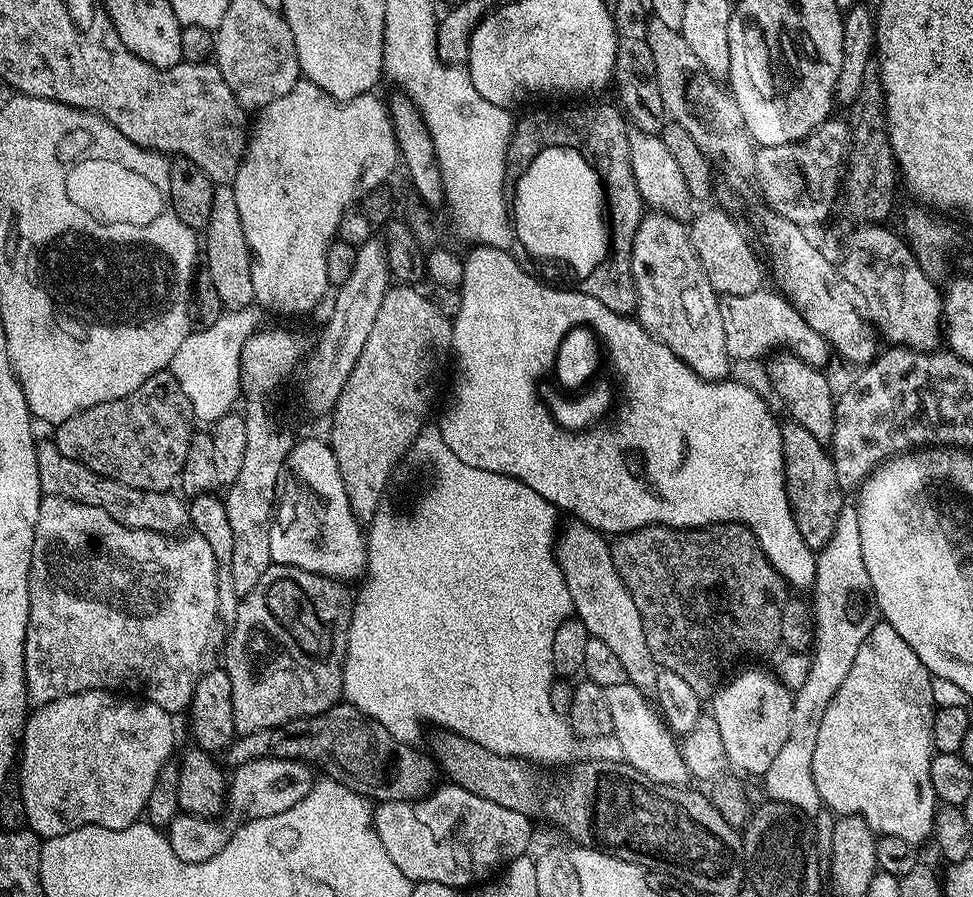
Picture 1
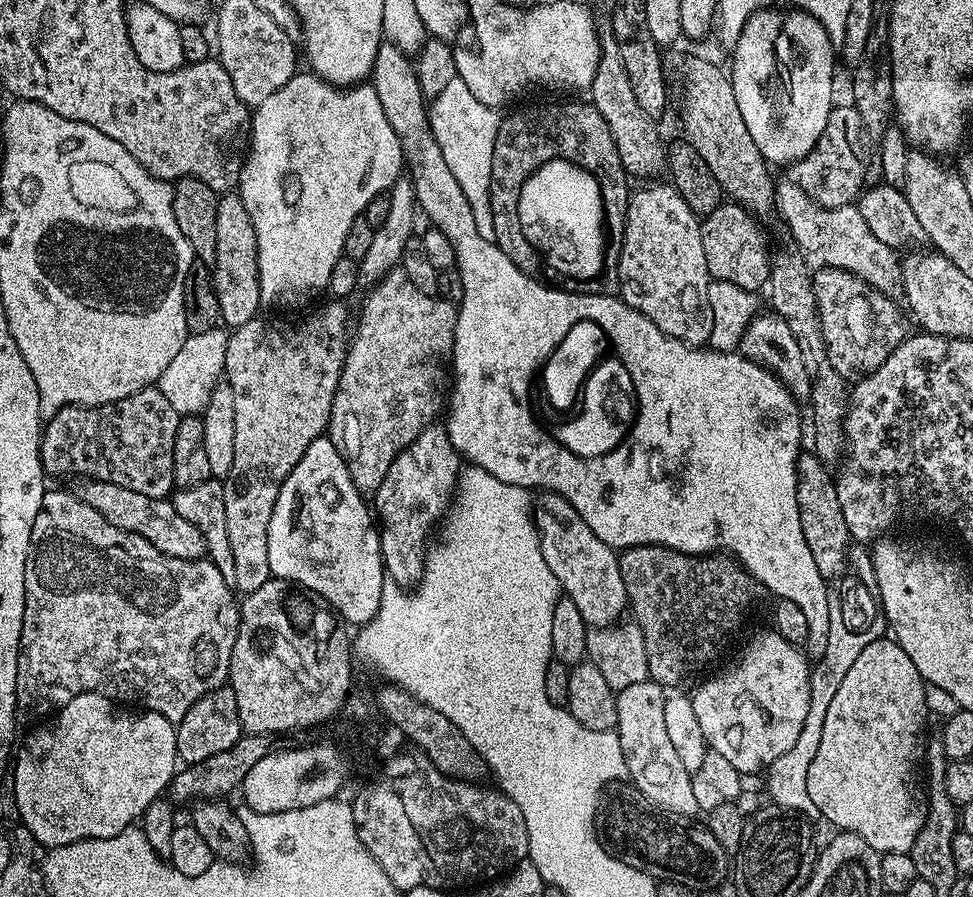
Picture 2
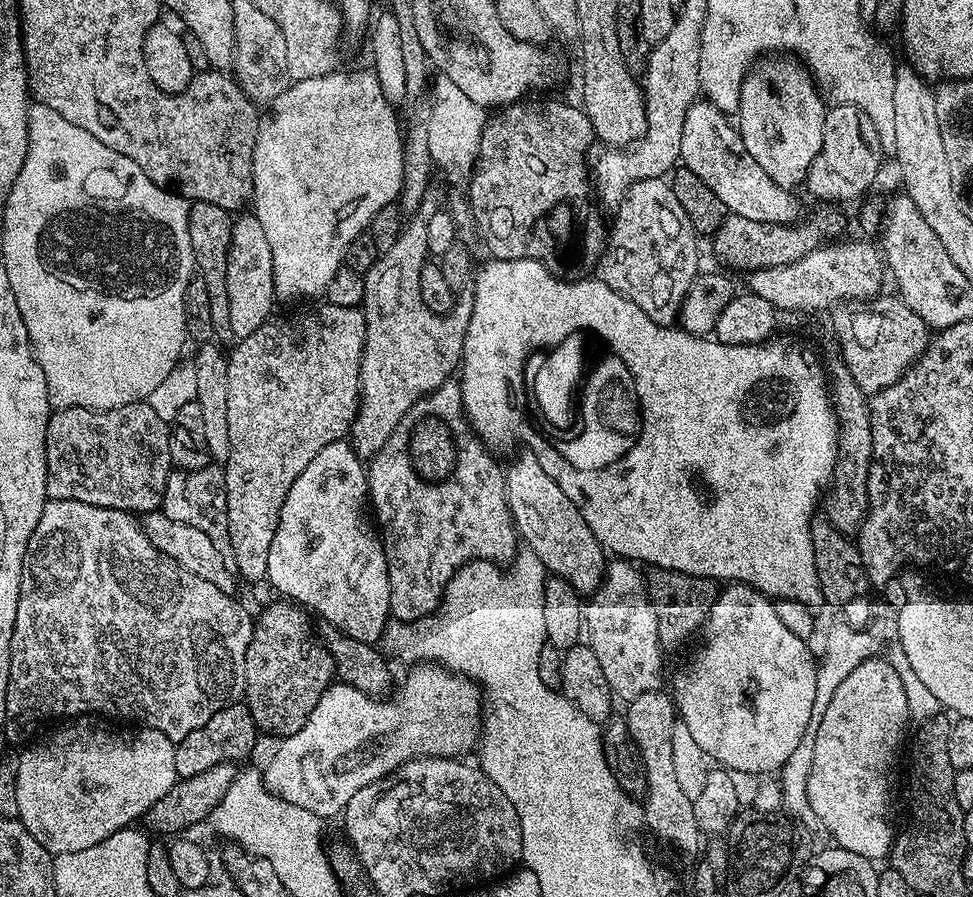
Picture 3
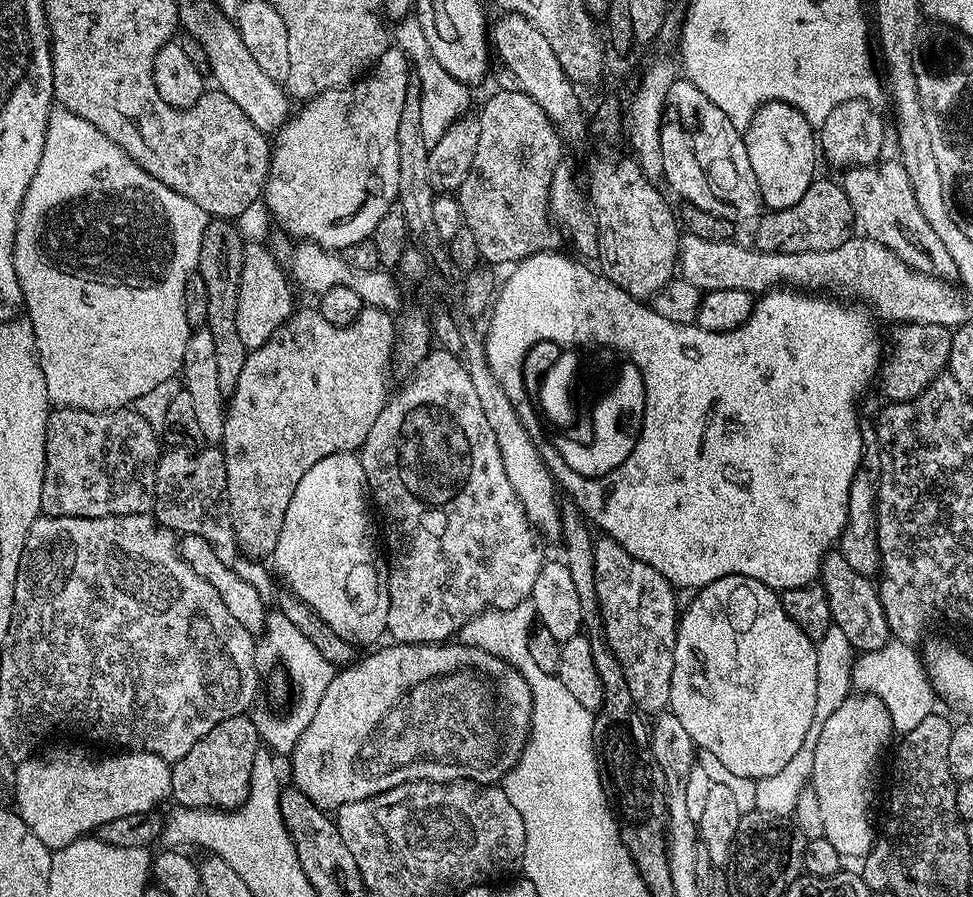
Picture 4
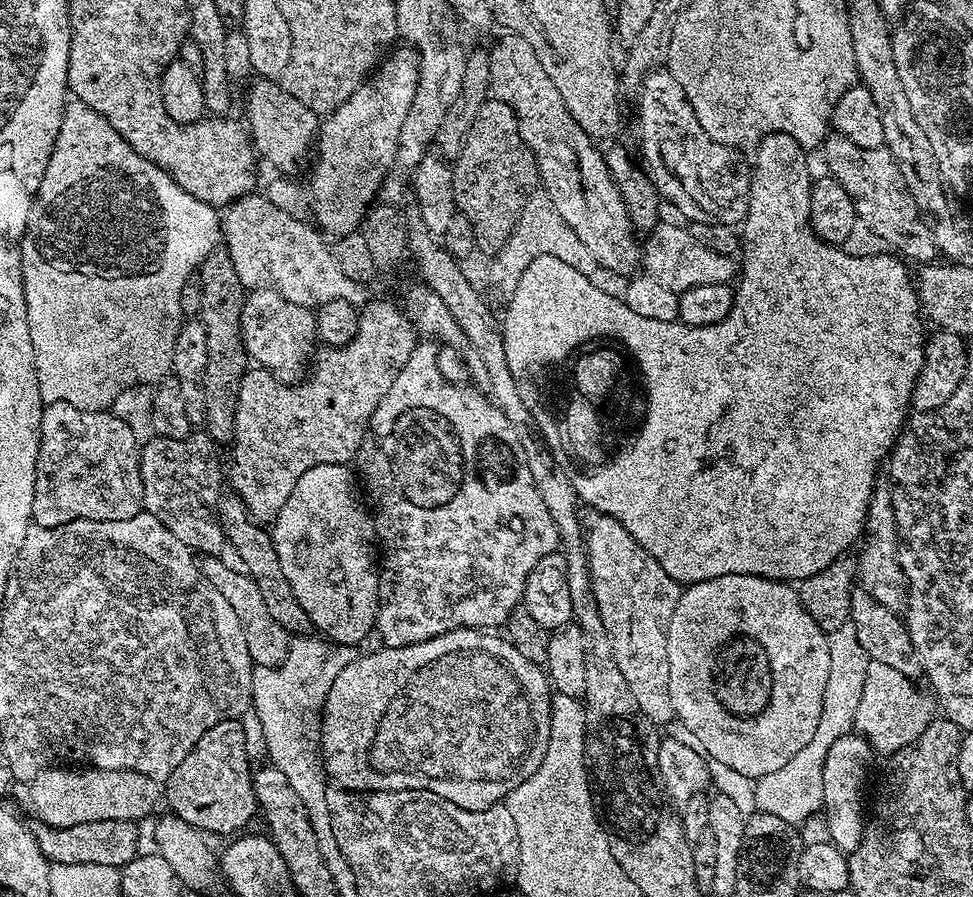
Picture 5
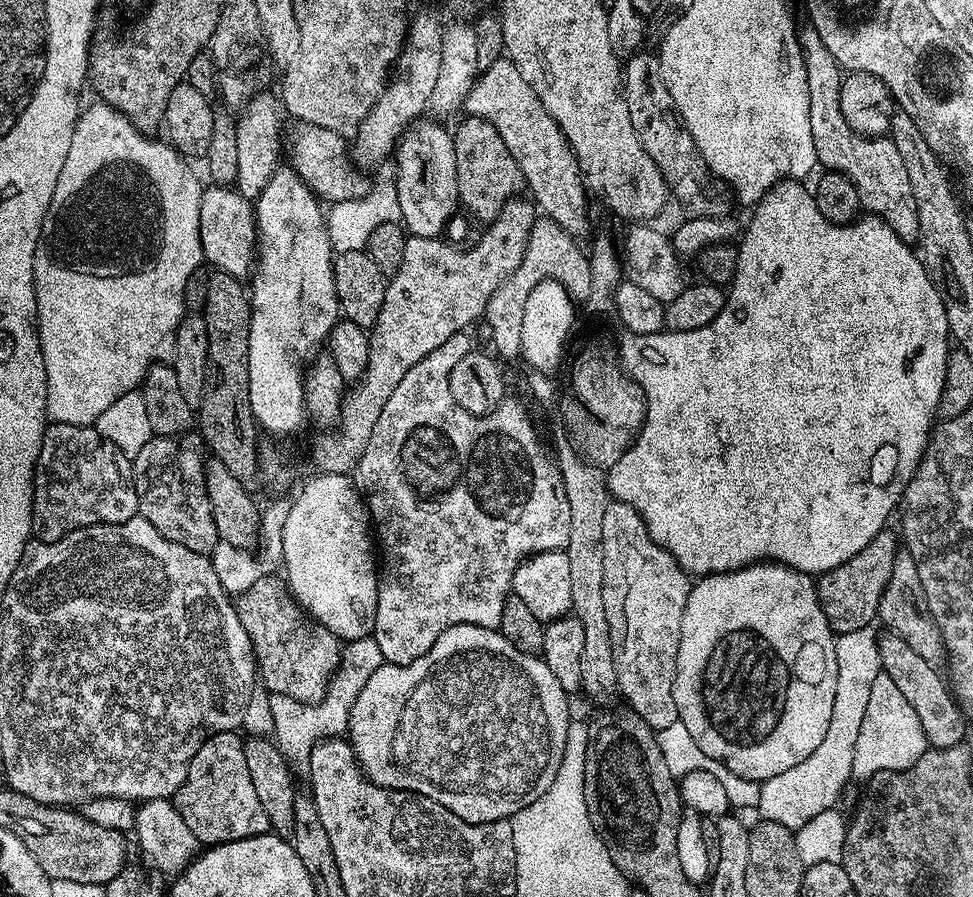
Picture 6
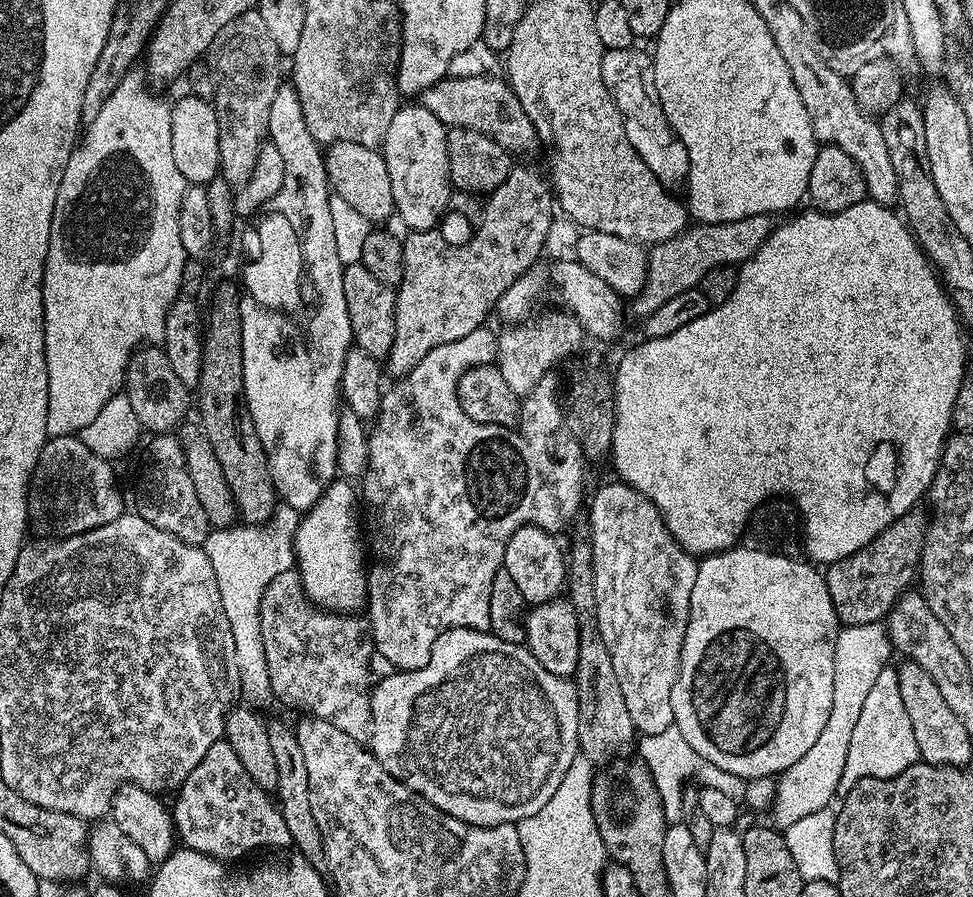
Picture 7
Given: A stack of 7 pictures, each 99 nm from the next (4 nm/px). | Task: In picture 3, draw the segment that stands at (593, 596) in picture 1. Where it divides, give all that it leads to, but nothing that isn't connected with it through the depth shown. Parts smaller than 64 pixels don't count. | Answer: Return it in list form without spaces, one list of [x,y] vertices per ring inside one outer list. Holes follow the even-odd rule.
[[[527,450],[504,472],[504,489],[508,499],[508,509],[512,512],[512,520],[516,523],[519,539],[524,540],[527,547],[534,553],[551,575],[569,580],[574,590],[581,594],[597,592],[604,581],[606,567],[605,549],[600,547],[598,538],[586,526],[586,518],[562,494],[562,486],[538,466],[538,458]]]

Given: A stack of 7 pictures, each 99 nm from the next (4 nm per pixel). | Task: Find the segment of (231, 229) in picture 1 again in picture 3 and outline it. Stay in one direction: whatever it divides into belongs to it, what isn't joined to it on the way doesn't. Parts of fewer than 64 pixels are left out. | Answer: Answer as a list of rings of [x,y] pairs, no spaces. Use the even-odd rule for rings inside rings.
[[[240,214],[233,219],[226,263],[226,298],[230,301],[230,330],[237,341],[246,339],[272,315],[272,303],[278,297],[274,290],[274,258],[262,222],[254,214]]]

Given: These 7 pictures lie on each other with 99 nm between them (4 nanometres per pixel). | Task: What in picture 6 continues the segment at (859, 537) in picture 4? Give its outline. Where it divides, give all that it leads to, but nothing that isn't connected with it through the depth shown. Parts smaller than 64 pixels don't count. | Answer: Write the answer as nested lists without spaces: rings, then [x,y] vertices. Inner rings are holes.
[[[906,550],[897,551],[894,568],[890,570],[890,582],[882,590],[879,623],[884,623],[891,635],[902,638],[914,654],[924,658],[928,664],[939,665],[945,659],[944,641],[940,639],[940,628],[934,622],[930,610],[926,606],[926,590],[922,590],[922,578],[918,578],[918,566],[914,558]]]

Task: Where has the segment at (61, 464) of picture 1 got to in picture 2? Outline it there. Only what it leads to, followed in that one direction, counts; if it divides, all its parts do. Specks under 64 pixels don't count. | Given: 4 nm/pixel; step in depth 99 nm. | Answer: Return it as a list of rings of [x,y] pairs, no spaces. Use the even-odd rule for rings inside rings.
[[[84,478],[79,483],[80,485],[74,488],[74,495],[94,510],[98,510],[98,514],[102,514],[106,522],[146,538],[167,556],[183,560],[198,560],[205,555],[206,545],[202,534],[198,534],[198,526],[192,525],[172,505],[171,499],[150,498],[146,494],[138,494],[138,490],[126,490],[122,486],[110,484],[105,480]]]

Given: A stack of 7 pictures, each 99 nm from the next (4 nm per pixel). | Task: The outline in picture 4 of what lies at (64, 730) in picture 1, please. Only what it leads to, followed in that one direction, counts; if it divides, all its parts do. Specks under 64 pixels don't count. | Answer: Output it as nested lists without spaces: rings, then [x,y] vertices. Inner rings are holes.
[[[47,748],[37,751],[30,759],[17,764],[14,808],[20,813],[22,822],[30,826],[34,838],[38,838],[38,842],[45,844],[49,850],[70,846],[70,842],[85,839],[106,822],[114,822],[114,818],[159,809],[159,804],[171,797],[172,764],[158,758],[158,754],[120,750],[112,754],[116,756],[91,756],[80,748]]]

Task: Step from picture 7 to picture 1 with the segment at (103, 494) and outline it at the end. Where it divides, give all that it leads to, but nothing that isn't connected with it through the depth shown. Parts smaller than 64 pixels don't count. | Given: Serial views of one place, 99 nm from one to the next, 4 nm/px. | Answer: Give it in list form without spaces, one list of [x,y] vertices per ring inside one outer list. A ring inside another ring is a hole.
[[[165,370],[146,378],[146,382],[142,382],[142,386],[138,386],[138,390],[134,390],[134,394],[130,394],[125,400],[90,406],[66,418],[66,422],[55,425],[54,443],[66,458],[74,458],[74,462],[108,480],[116,480],[120,484],[147,492],[167,492],[175,489],[180,479],[182,462],[186,462],[186,450],[190,450],[194,435],[192,424],[194,425],[194,417],[190,402],[186,394],[182,394],[171,371]]]

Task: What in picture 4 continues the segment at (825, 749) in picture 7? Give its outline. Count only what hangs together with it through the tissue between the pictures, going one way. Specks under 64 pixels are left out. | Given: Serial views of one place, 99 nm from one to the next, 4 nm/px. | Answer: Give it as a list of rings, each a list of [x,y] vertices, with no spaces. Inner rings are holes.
[[[832,625],[826,634],[817,641],[816,653],[818,654],[818,687],[817,701],[814,706],[814,720],[810,724],[809,733],[802,742],[802,749],[786,762],[786,766],[774,775],[767,775],[756,781],[756,810],[774,814],[775,816],[793,815],[796,810],[798,795],[807,787],[812,777],[814,766],[814,749],[818,746],[818,737],[822,734],[824,726],[838,707],[842,706],[848,695],[852,692],[852,666],[856,657],[855,649],[842,633],[840,627]]]

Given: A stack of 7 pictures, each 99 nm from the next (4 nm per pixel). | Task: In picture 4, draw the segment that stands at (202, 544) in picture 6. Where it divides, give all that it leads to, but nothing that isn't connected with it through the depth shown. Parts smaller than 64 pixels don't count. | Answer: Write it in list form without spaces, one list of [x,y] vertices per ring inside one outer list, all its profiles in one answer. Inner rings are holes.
[[[176,446],[173,452],[165,451],[156,463],[151,515],[180,536],[198,534],[198,538],[206,538],[206,542],[214,546],[214,554],[218,554],[221,562],[235,565],[238,549],[228,509],[226,458],[219,447],[201,446],[189,450]]]

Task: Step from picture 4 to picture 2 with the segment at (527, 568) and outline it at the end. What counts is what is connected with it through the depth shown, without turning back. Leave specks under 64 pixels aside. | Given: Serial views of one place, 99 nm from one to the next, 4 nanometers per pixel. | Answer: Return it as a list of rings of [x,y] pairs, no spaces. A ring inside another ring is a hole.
[[[439,422],[429,424],[390,463],[382,486],[374,495],[374,512],[378,517],[384,570],[391,583],[405,590],[419,585],[430,551],[428,535],[449,511],[461,471],[462,457],[454,450],[447,427]]]

